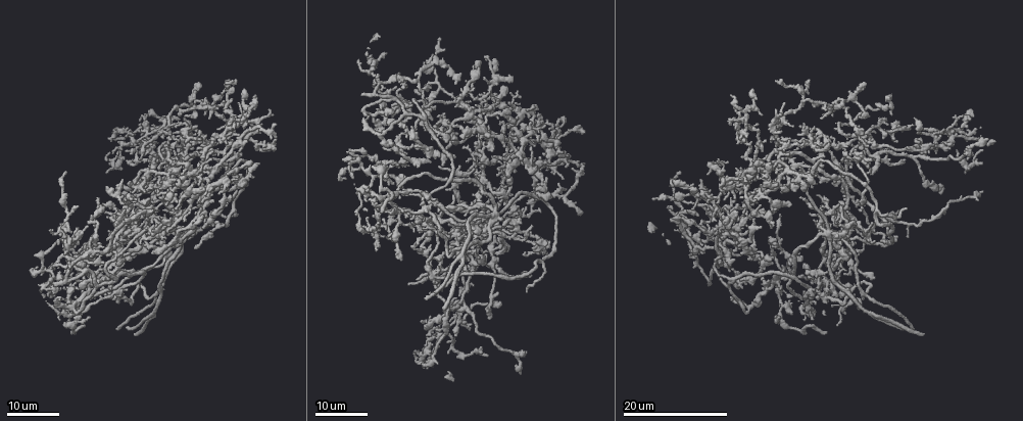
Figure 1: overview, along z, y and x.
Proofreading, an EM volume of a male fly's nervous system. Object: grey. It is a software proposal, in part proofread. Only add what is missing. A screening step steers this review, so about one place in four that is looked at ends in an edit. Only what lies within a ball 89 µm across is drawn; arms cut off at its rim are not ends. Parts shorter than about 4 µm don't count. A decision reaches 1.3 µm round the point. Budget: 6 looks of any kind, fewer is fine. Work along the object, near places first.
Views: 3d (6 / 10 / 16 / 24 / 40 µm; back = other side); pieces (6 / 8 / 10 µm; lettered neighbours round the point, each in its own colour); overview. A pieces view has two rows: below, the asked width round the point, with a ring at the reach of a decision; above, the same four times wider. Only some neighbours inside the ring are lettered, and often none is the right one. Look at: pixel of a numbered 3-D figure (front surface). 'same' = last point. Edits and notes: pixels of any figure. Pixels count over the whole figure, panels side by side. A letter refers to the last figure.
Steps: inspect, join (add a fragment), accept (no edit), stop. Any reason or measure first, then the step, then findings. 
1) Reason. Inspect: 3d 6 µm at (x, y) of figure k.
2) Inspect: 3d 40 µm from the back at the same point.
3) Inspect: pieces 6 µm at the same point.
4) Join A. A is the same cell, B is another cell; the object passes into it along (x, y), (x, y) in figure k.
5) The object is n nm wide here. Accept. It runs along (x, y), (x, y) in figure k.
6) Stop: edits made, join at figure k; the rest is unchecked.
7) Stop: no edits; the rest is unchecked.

An open end. Inspect: 3d 24 µm at (936, 153) of figure 1.

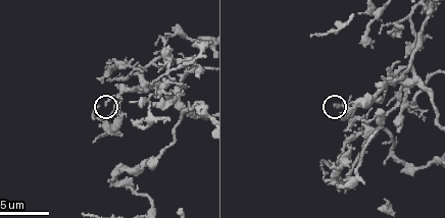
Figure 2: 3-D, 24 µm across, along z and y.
What lies round it. Inspect: pieces 6 µm at (335, 105) of figure 2.

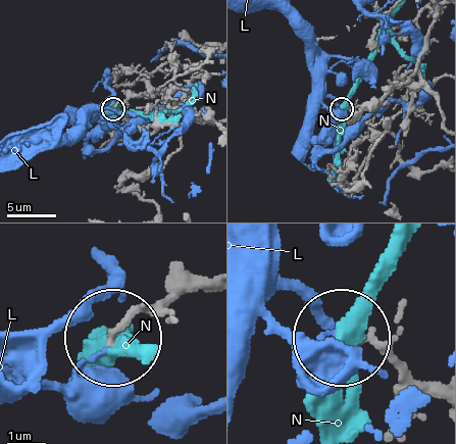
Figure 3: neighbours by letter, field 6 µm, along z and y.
Accept. L and N are other cells; it runs along (189, 279), (114, 334) in figure 3; no lettered fragment goes on from it.

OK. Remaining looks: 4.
Branch stops here. Inspect: pieces 6 µm at (185, 84) of figure 2.

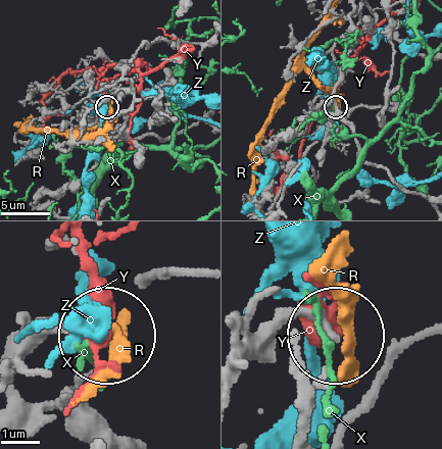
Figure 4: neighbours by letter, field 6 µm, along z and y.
Accept. R, X, Y and Z are other cells; no lettered fragment goes on from it.

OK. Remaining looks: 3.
Free end. Inspect: 3d 24 µm at (231, 190) of figure 1.

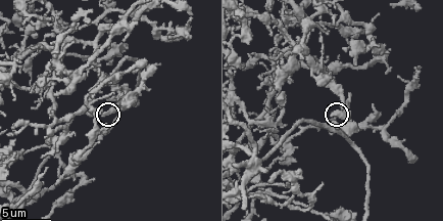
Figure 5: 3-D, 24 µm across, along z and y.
What lies round it. Inspect: pieces 8 µm at (330, 115) of figure 5.

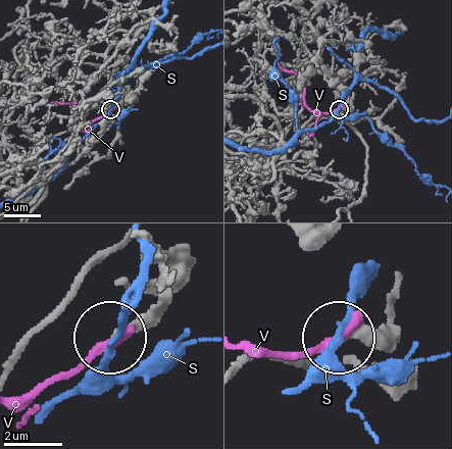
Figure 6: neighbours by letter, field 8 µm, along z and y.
The object is 270 nm wide here. Accept. S and V are other cells; it runs along (386, 319), (344, 337) in figure 6; none of them fits.

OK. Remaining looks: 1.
Stop: no edits; the rest is unchecked.

